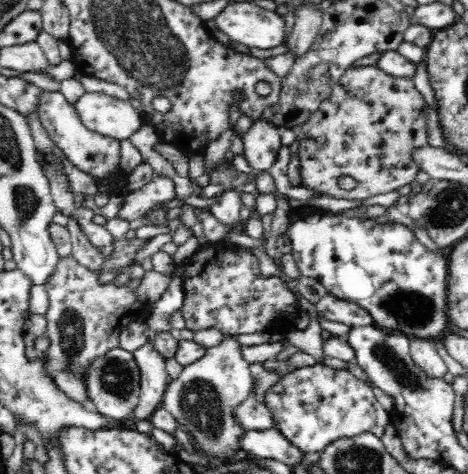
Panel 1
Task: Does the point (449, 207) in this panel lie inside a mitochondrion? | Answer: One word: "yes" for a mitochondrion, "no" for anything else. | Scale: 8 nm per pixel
yes

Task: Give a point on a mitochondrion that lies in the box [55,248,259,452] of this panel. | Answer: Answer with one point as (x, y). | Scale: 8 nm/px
(199, 400)

